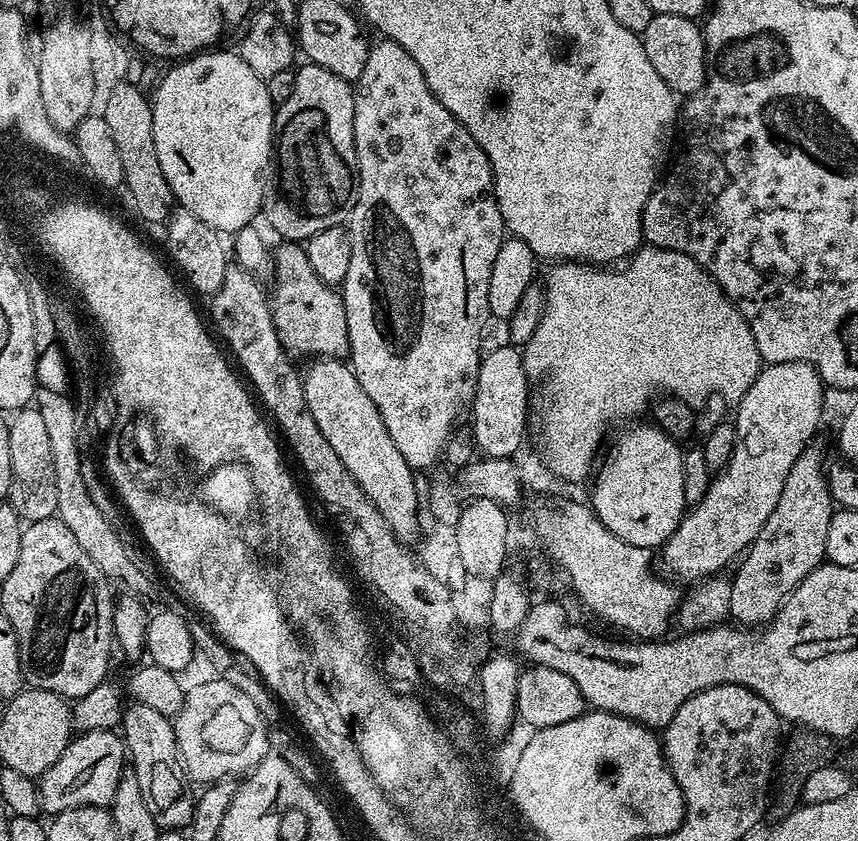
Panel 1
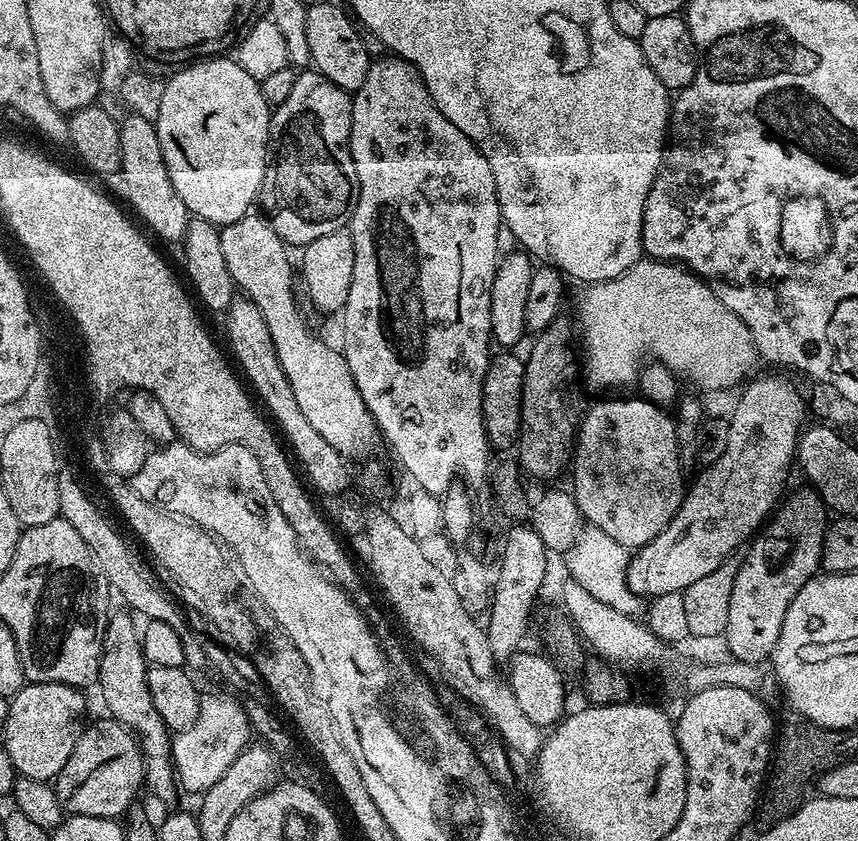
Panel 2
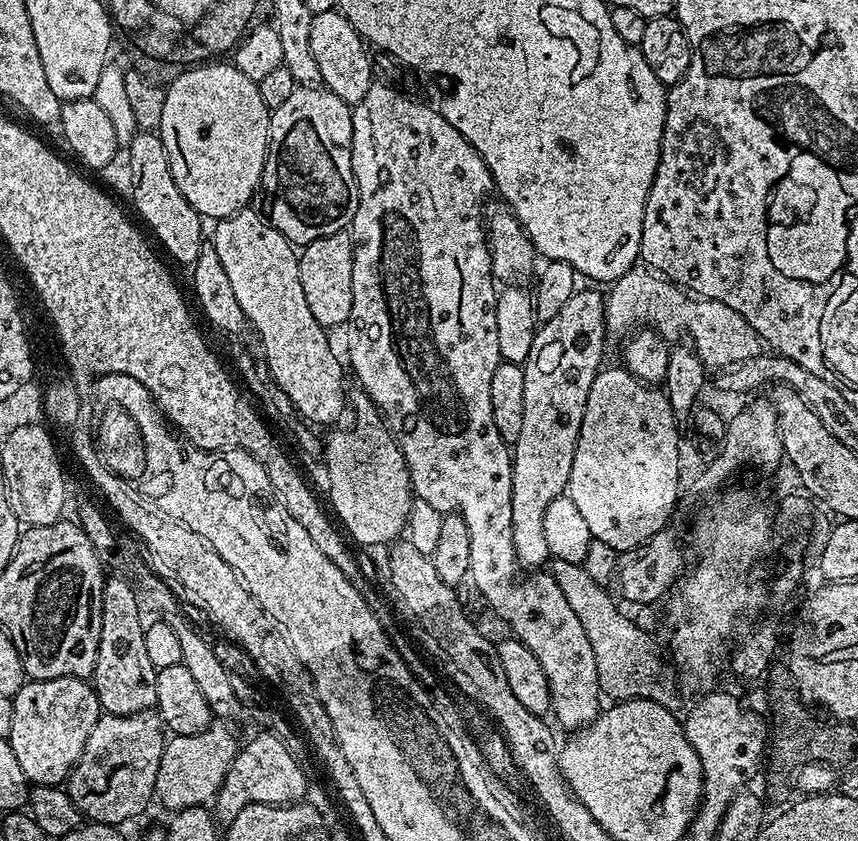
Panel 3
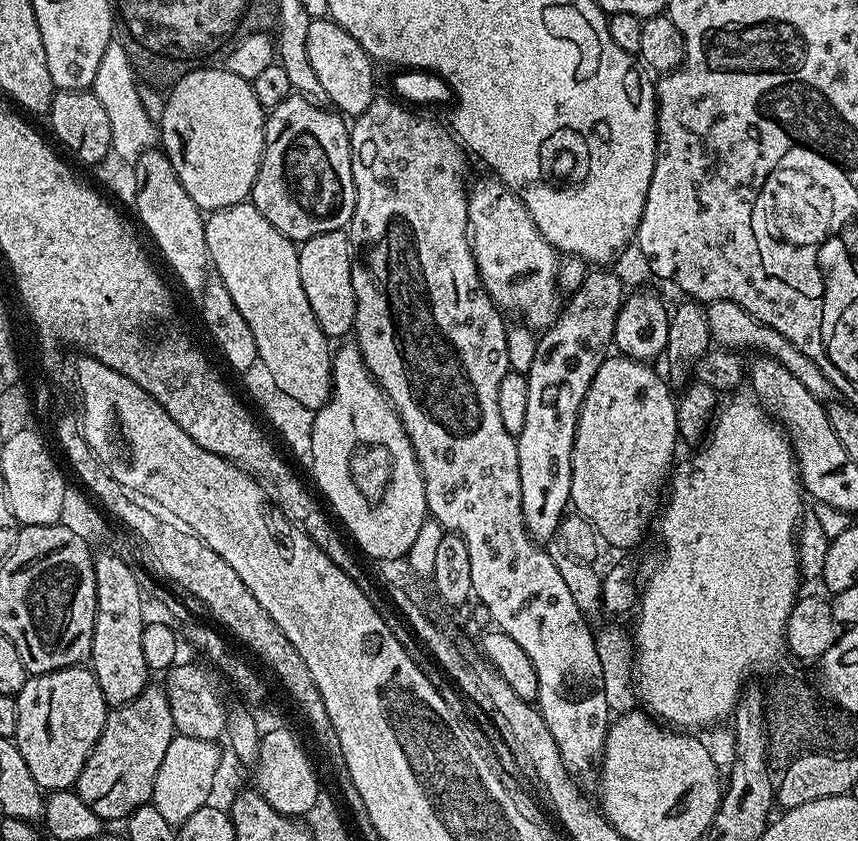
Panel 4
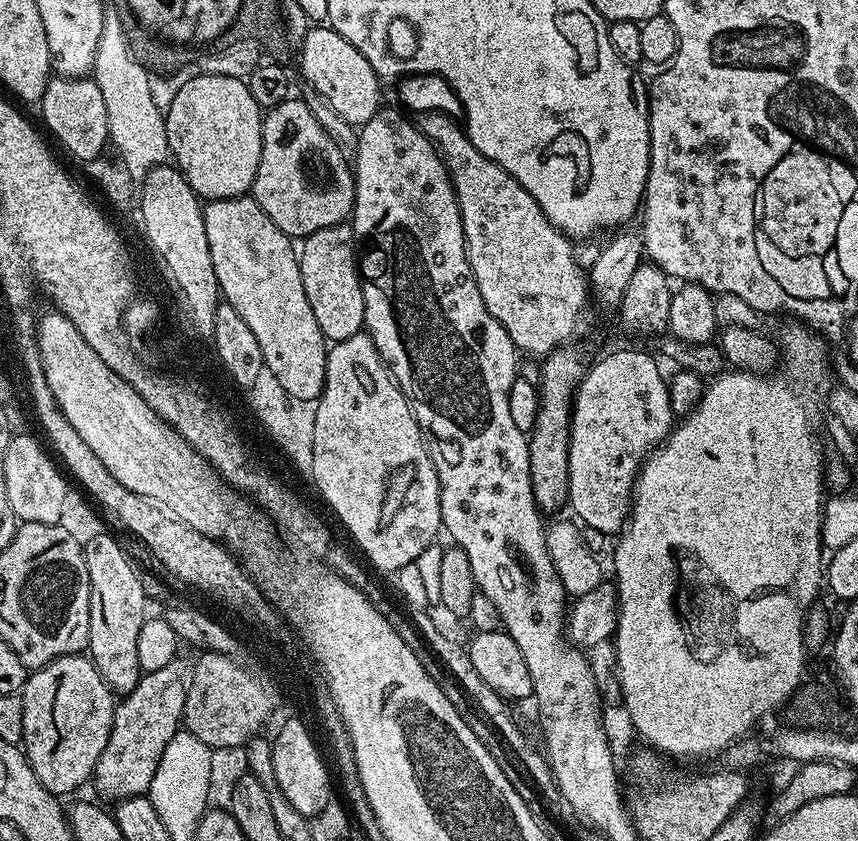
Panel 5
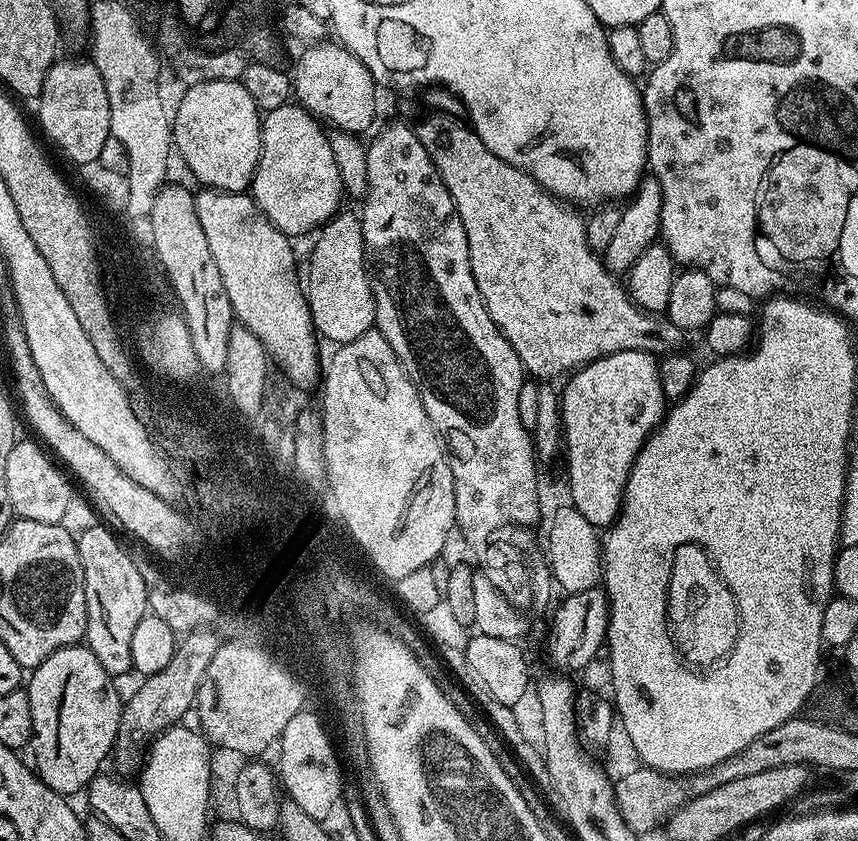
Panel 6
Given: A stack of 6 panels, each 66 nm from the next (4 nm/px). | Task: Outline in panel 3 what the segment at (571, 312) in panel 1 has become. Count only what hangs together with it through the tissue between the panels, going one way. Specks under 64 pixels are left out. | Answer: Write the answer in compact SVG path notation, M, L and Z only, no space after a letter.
M644 266L633 268L607 289L604 323L609 333L647 326L665 338L673 338L679 332L688 331L692 335L691 343L700 356L700 361L708 370L740 364L746 357L755 356L758 352L758 337L749 329L746 318L730 310L730 306L722 306L722 302L693 298L685 289Z

